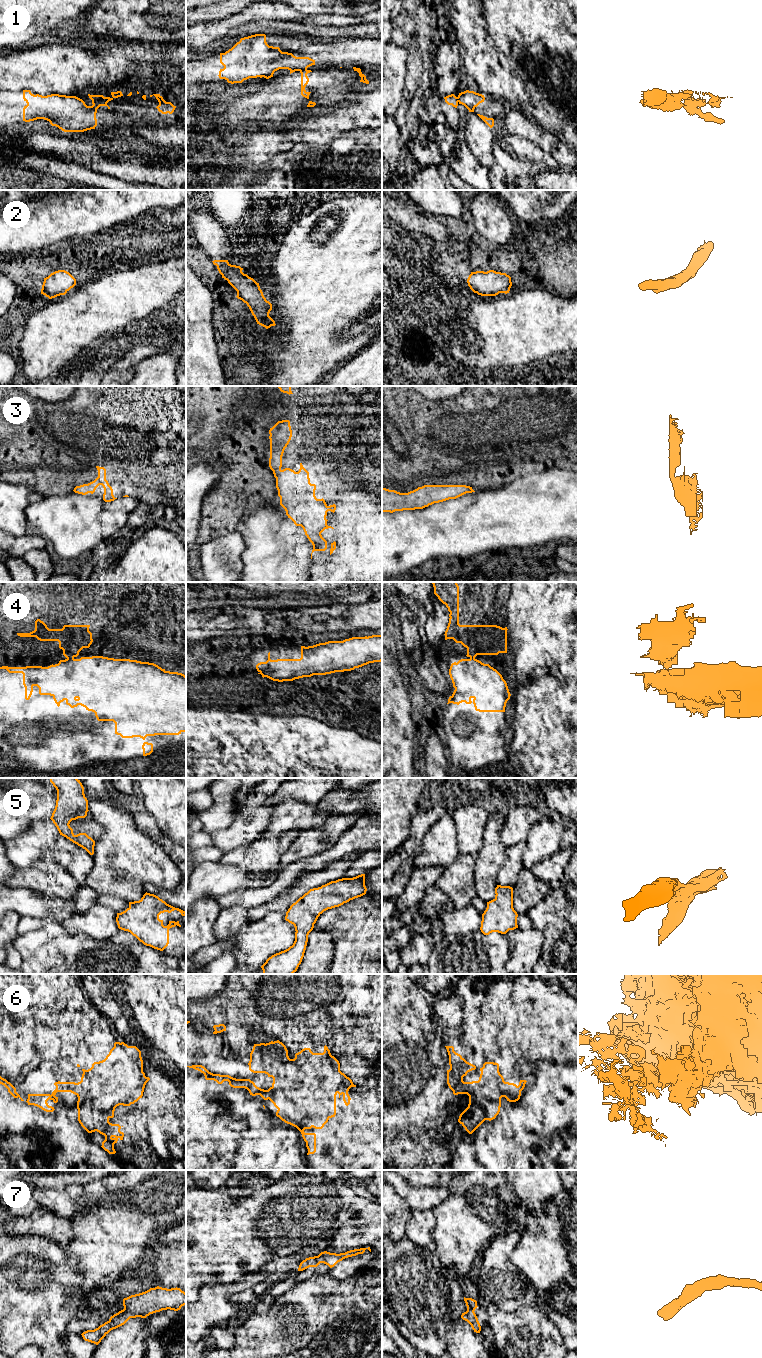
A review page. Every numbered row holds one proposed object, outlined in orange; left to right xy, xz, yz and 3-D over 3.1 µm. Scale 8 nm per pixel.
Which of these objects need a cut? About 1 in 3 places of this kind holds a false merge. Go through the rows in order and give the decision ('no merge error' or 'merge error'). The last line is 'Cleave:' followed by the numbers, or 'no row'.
1: merge error
2: no merge error
3: no merge error
4: merge error
5: no merge error
6: merge error
7: no merge error
Cleave: 1, 4, 6

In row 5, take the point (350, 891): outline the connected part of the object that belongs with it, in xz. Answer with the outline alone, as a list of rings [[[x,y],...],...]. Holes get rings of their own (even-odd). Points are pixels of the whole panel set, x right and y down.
[[[365,874],[331,881],[310,889],[286,912],[285,920],[295,927],[295,941],[288,949],[269,957],[261,966],[262,974],[293,974],[302,962],[308,935],[318,917],[326,910],[366,894]]]

